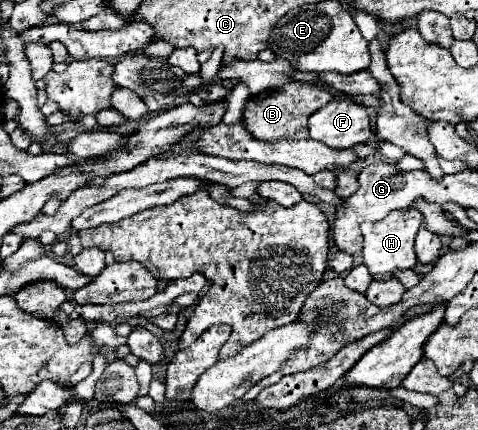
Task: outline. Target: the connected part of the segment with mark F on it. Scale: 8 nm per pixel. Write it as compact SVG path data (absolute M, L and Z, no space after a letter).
M335 98L309 116L309 136L329 148L351 148L371 138L367 108L349 100Z

